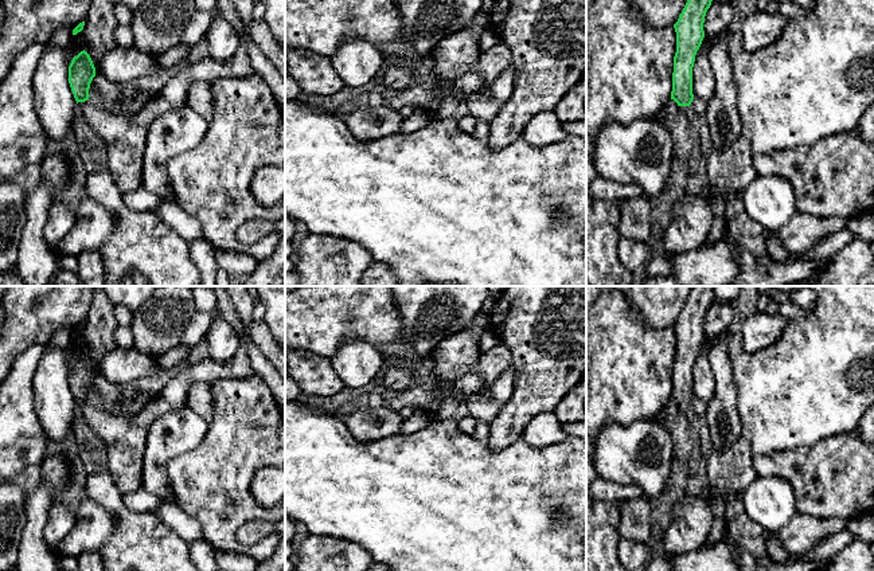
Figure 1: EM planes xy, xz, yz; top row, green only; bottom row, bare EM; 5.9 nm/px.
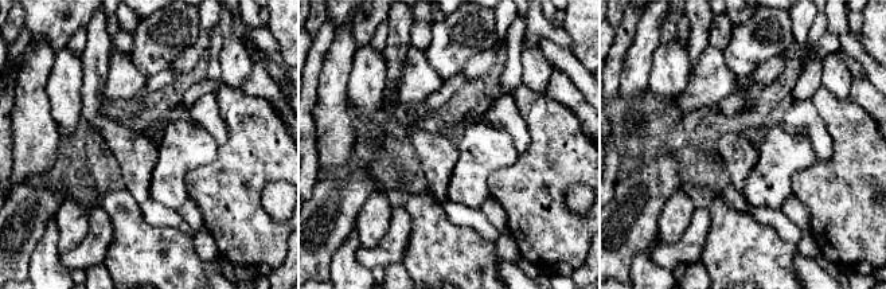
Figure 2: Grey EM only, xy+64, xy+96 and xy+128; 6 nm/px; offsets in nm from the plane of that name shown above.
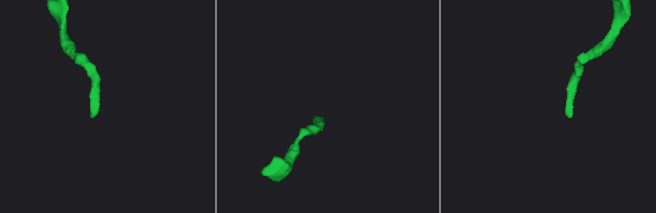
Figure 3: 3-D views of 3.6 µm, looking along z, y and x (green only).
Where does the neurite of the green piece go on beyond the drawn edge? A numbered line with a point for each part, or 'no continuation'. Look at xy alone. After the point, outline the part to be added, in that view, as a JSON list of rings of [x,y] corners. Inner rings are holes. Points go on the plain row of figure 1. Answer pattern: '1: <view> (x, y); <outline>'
1: xy (124, 435); [[[250,337],[243,340],[237,353],[227,361],[210,363],[200,361],[191,364],[183,369],[171,372],[164,378],[164,386],[157,396],[145,403],[140,408],[134,408],[129,415],[117,415],[113,410],[87,400],[83,404],[83,419],[94,434],[105,443],[108,450],[106,470],[113,477],[117,488],[122,493],[133,493],[143,489],[141,468],[147,447],[147,434],[152,422],[167,411],[177,410],[186,406],[188,390],[196,382],[211,383],[222,378],[249,378],[255,374],[250,364],[250,357],[246,349],[246,343]]]

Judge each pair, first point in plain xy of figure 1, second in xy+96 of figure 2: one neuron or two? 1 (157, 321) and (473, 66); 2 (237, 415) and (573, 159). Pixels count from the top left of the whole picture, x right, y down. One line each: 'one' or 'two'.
1: two
2: one

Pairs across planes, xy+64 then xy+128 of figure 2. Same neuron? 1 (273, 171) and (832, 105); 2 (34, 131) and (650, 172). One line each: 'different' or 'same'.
1: same
2: different

